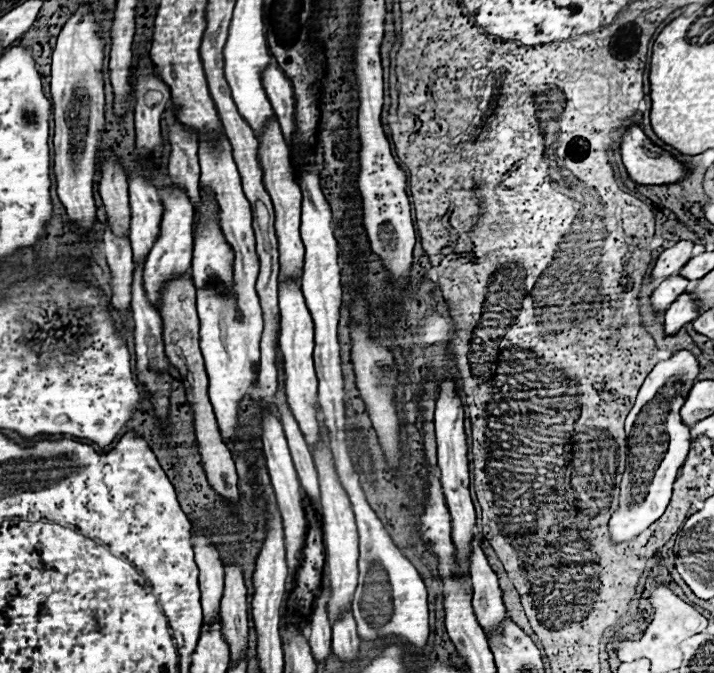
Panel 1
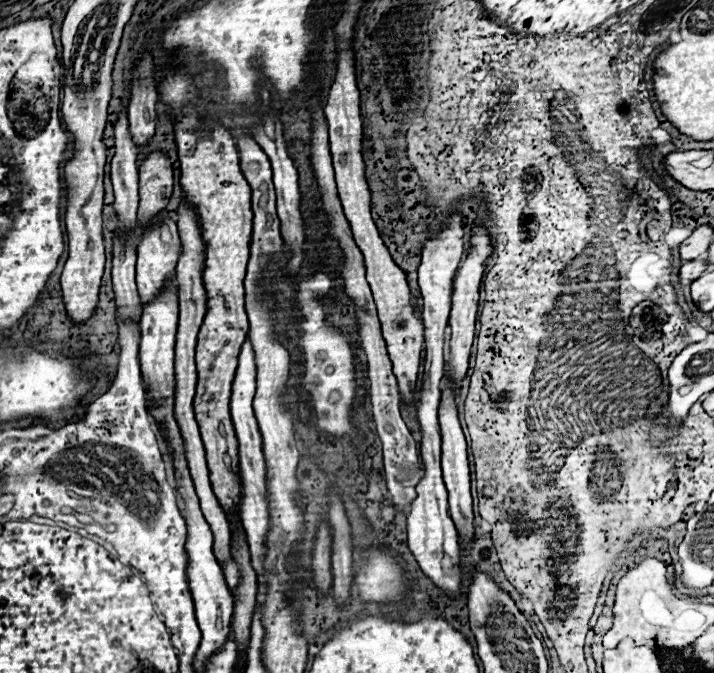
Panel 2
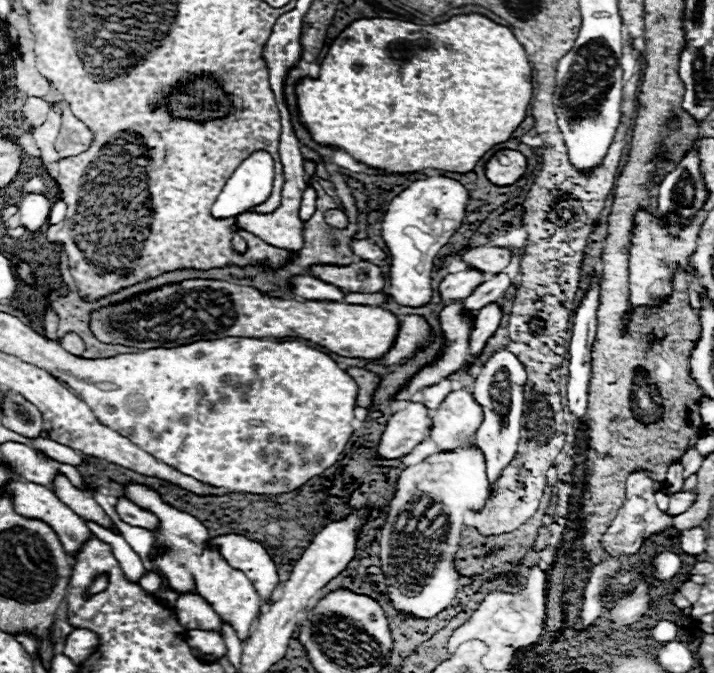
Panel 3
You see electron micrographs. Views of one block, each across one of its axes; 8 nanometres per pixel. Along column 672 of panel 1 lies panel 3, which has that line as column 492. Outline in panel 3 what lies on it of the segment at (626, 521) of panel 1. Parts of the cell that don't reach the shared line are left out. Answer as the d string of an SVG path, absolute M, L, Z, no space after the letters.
M498 350L490 358L486 358L486 362L480 368L480 374L476 376L472 394L484 410L484 422L474 434L472 442L484 452L486 474L488 474L490 486L498 480L502 468L516 454L518 440L520 440L520 428L522 428L522 414L524 414L526 380L528 380L528 374L526 374L524 364L518 360L518 356L514 356L508 350Z

